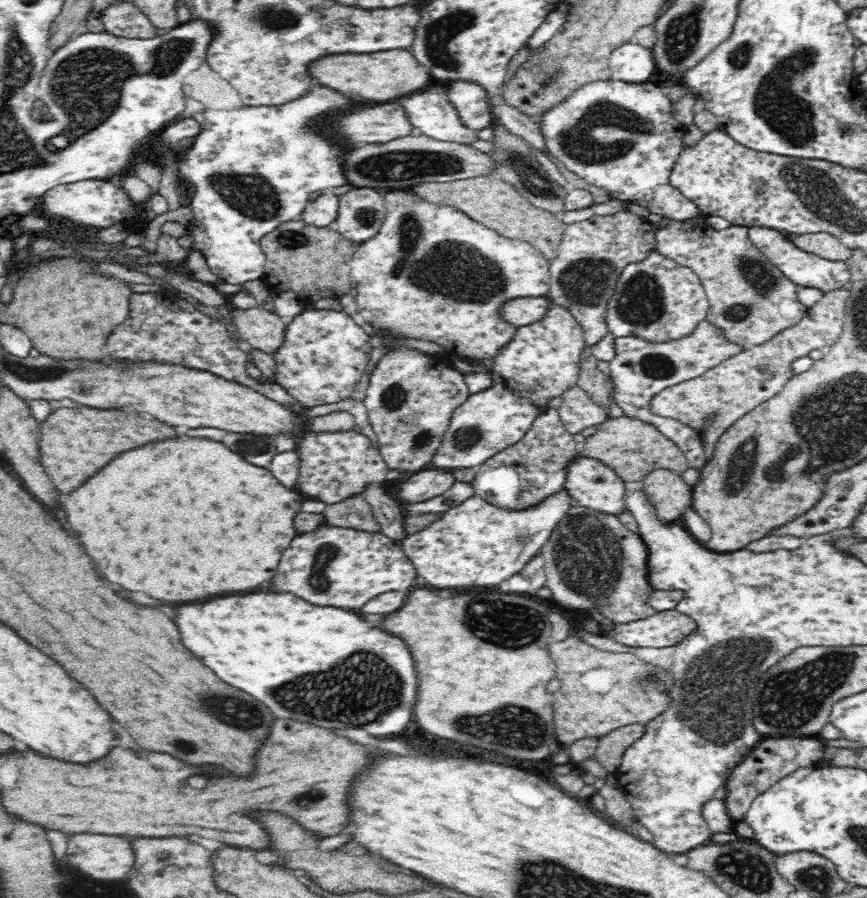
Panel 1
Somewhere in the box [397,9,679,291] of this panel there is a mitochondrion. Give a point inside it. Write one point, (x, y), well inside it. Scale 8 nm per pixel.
(606, 130)

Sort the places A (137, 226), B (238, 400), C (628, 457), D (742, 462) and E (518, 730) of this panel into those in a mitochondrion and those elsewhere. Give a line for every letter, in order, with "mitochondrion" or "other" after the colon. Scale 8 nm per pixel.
A: other
B: other
C: other
D: mitochondrion
E: mitochondrion

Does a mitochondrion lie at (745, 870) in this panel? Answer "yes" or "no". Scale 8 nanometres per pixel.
yes

